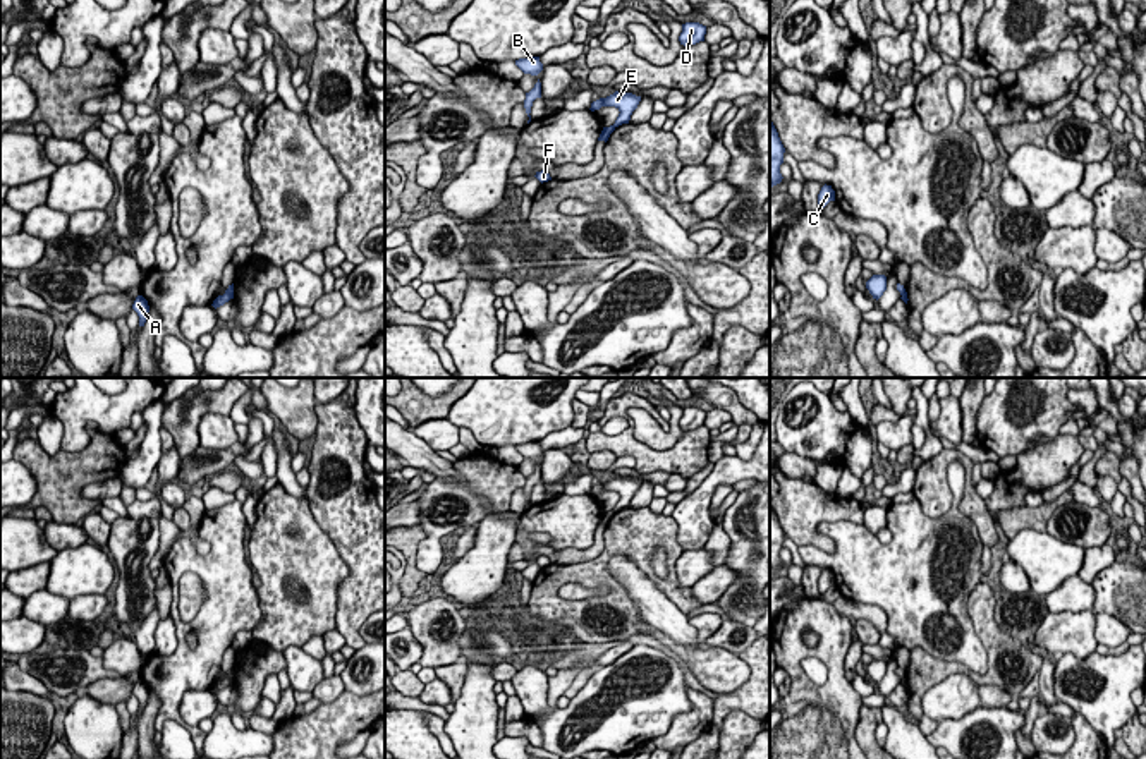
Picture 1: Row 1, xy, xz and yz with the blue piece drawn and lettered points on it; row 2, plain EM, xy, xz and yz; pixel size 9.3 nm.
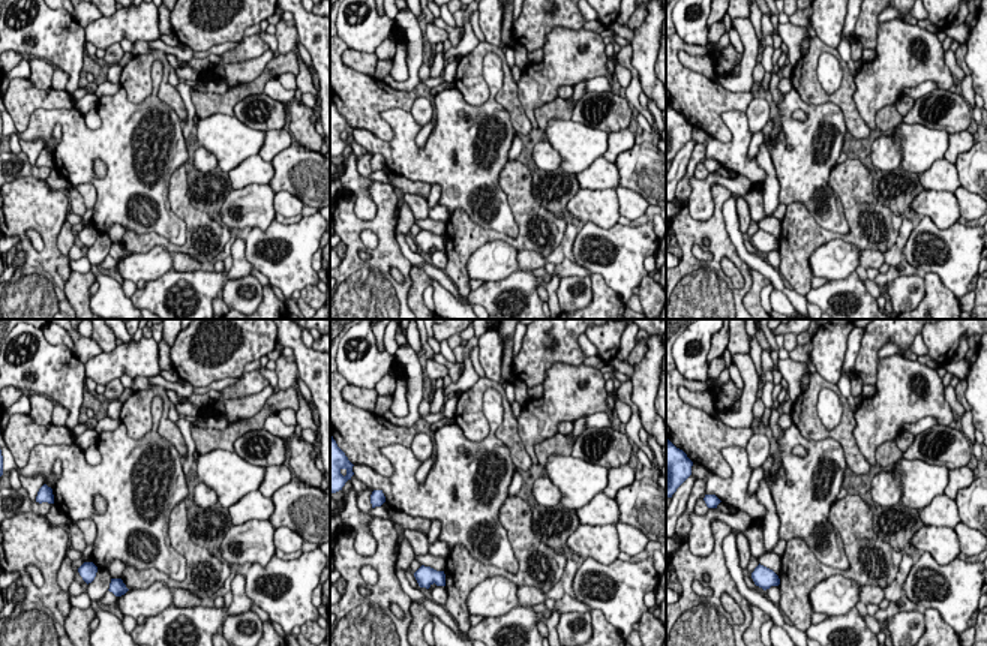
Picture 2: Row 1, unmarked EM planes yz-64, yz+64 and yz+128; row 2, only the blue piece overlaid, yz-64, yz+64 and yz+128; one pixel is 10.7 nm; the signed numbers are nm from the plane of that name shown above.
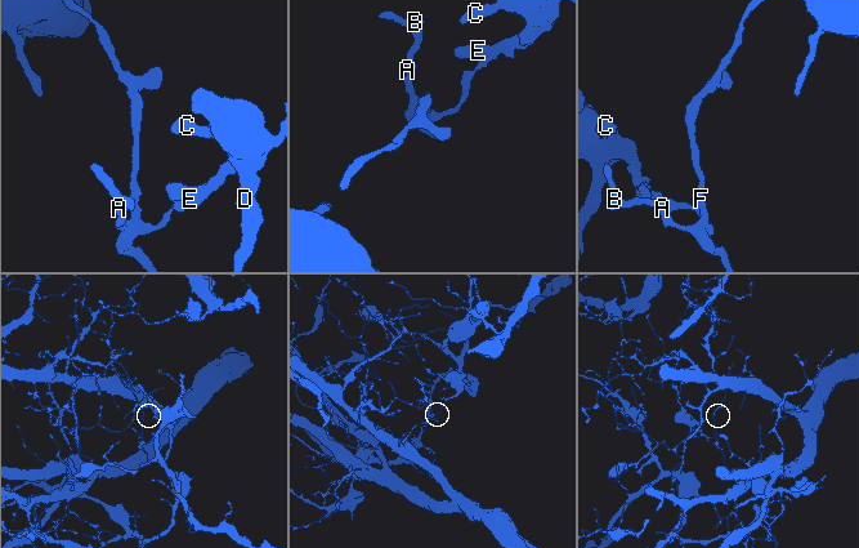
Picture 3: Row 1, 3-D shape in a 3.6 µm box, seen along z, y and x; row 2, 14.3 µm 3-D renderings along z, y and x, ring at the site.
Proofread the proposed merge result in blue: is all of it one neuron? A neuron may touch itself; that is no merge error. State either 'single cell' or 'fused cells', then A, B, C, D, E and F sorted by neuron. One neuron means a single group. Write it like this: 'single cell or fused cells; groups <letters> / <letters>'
fused cells; groups A B F / C D E

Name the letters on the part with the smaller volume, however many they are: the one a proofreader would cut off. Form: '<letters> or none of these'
A, B, F

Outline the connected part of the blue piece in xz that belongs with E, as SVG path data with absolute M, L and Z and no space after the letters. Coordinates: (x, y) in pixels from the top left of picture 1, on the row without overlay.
M615 476L613 479L607 483L600 483L591 488L591 496L600 495L601 491L615 491L620 498L613 508L613 512L619 512L622 508L629 508L632 496L637 493L641 486L641 481L636 481L632 477L619 477Z

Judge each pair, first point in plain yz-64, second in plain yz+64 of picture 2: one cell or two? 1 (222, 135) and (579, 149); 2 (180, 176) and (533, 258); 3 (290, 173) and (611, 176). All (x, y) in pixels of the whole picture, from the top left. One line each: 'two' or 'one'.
1: one
2: two
3: two

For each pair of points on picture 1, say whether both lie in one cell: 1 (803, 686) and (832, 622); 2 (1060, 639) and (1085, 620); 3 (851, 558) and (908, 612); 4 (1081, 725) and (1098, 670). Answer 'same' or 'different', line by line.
1: same
2: same
3: same
4: different

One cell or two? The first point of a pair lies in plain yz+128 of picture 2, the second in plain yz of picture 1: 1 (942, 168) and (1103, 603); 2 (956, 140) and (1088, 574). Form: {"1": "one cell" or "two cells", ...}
{"1": "two cells", "2": "one cell"}

